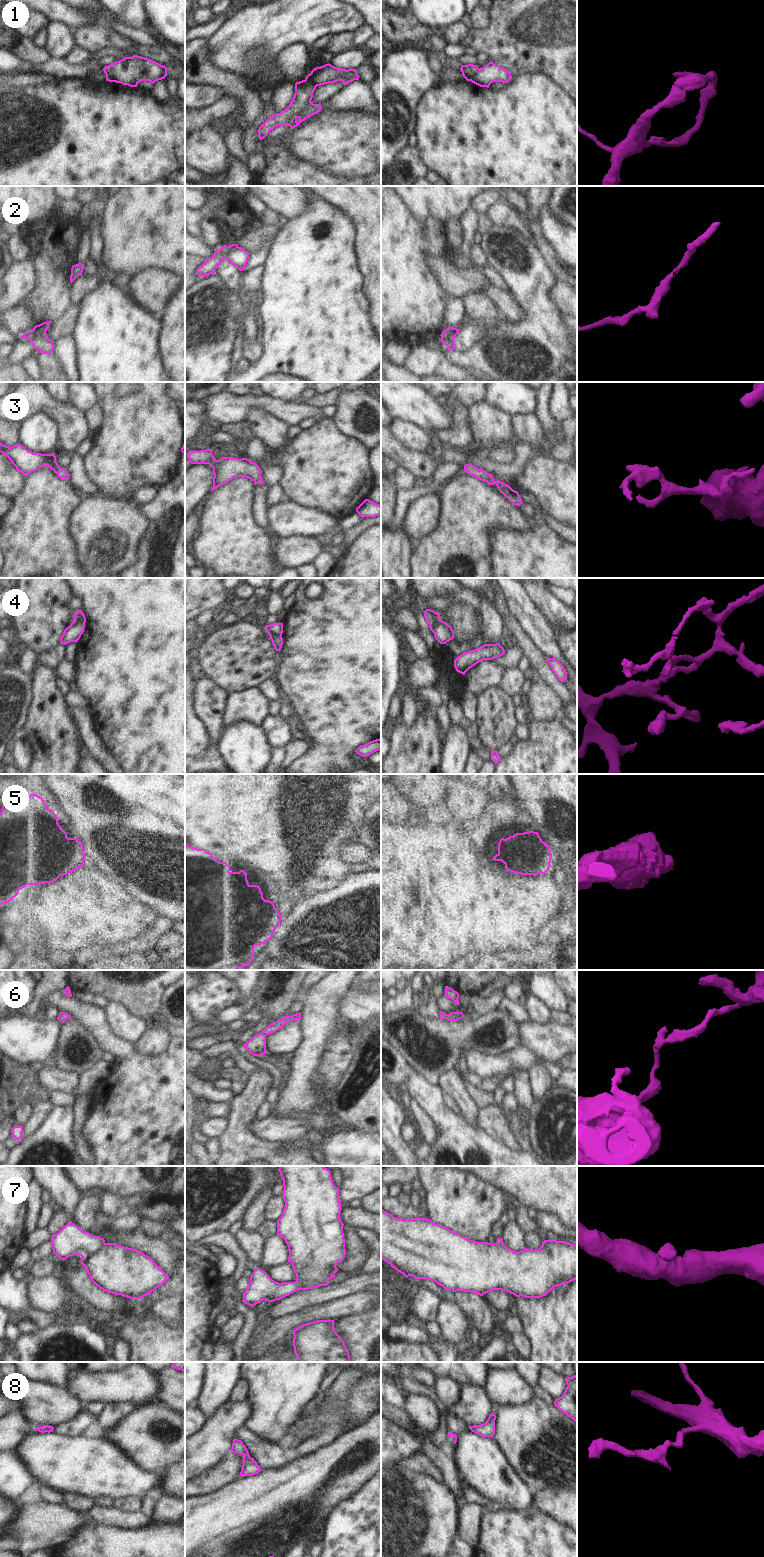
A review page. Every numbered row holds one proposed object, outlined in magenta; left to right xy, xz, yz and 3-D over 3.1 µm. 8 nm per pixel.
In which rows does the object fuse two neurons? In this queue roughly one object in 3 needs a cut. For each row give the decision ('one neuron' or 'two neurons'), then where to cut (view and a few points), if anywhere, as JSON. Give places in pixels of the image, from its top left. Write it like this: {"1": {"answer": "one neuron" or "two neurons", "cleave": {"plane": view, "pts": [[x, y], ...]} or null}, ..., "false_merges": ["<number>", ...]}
{"1": {"answer": "two neurons", "cleave": {"plane": "yz", "pts": [[479, 69], [470, 80]]}}, "2": {"answer": "two neurons", "cleave": {"plane": "yz", "pts": [[450, 327], [451, 333], [441, 337]]}}, "3": {"answer": "one neuron", "cleave": null}, "4": {"answer": "two neurons", "cleave": {"plane": "xz", "pts": [[269, 634], [281, 635]]}}, "5": {"answer": "one neuron", "cleave": null}, "6": {"answer": "one neuron", "cleave": null}, "7": {"answer": "two neurons", "cleave": {"plane": "xy", "pts": [[104, 1242], [97, 1249], [82, 1257]]}}, "8": {"answer": "one neuron", "cleave": null}, "false_merges": ["1", "2", "4", "7"]}

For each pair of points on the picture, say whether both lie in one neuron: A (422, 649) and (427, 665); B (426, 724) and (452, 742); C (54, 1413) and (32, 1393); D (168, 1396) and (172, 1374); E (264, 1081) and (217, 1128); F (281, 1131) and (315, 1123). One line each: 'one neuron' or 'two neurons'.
A: two neurons
B: two neurons
C: one neuron
D: one neuron
E: two neurons
F: one neuron

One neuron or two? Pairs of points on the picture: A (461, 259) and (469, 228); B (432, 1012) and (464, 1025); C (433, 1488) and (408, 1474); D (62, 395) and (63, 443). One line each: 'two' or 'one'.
A: one
B: two
C: one
D: two

